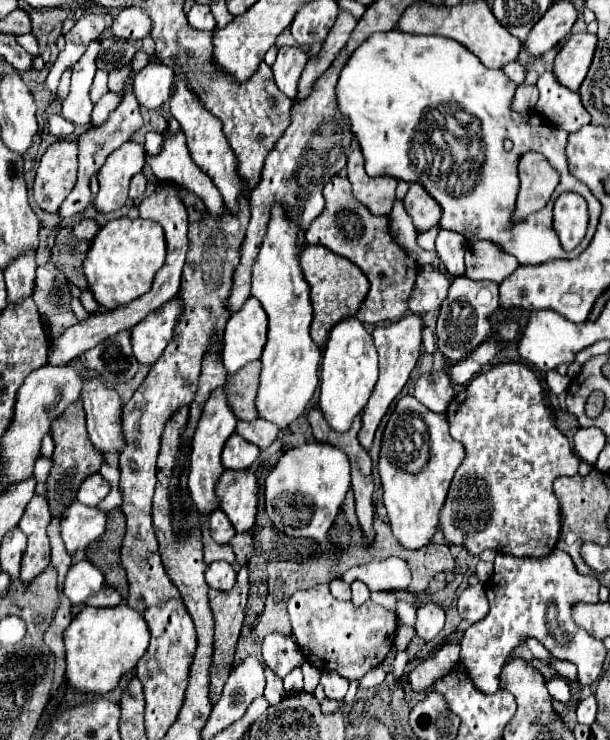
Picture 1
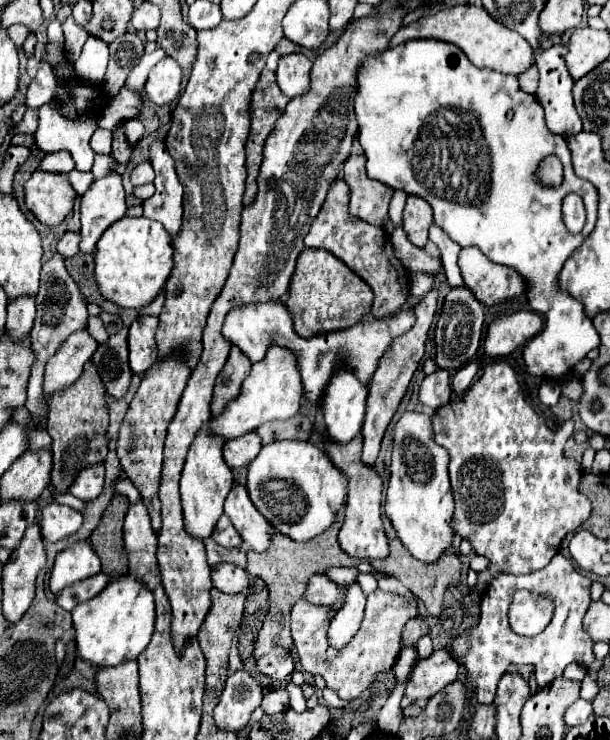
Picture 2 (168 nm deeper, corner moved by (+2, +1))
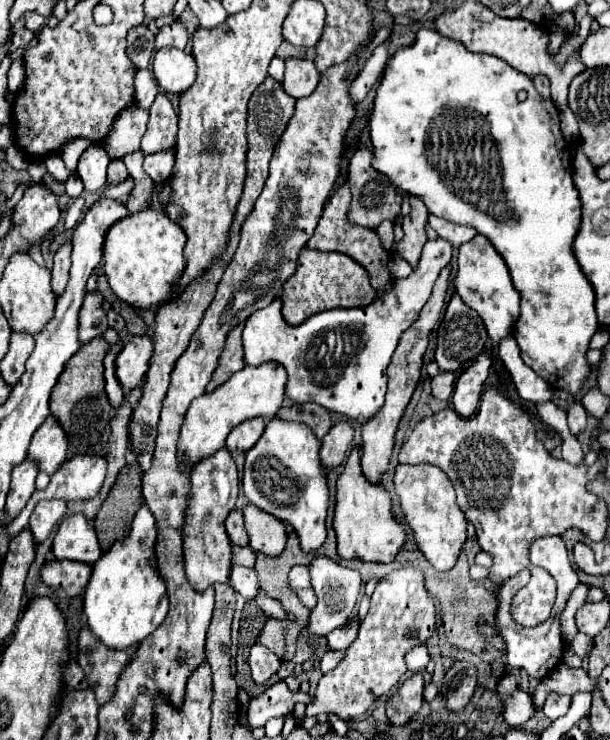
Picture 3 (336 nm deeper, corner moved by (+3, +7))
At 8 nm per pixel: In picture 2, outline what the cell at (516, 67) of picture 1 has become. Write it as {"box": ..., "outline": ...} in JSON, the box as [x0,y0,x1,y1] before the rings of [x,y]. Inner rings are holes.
{"box":[518,65,538,93],"outline":[[[532,65],[524,73],[520,73],[518,81],[520,81],[520,89],[522,91],[536,93],[536,85],[538,85],[538,69],[536,69],[536,65]]]}

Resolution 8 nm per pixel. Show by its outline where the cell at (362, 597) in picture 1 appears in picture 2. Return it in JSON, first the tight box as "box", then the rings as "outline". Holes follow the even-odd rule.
{"box":[330,583,366,647],"outline":[[[360,583],[350,585],[346,601],[344,601],[342,609],[338,609],[338,613],[330,625],[330,643],[344,647],[354,637],[354,633],[360,627],[360,621],[364,617],[364,603],[366,603],[366,595],[362,593]]]}

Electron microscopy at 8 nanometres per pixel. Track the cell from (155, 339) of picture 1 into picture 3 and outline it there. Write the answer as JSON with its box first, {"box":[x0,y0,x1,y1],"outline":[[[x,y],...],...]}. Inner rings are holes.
{"box":[115,337,153,391],"outline":[[[133,337],[115,359],[115,375],[125,391],[135,389],[143,383],[149,369],[149,359],[153,355],[153,341],[143,337]]]}

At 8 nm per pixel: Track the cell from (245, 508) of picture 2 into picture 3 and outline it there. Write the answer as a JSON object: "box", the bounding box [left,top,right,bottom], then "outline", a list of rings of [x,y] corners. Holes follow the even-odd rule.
{"box":[243,505,287,557],"outline":[[[255,505],[243,507],[243,513],[249,533],[249,547],[255,553],[265,553],[271,557],[281,555],[287,543],[287,525]]]}

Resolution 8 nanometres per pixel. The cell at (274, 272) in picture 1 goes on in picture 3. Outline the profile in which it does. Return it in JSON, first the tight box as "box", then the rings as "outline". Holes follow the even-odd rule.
{"box":[179,363,287,471],"outline":[[[265,363],[259,367],[243,367],[235,375],[231,375],[221,387],[217,387],[213,393],[197,397],[187,409],[179,433],[181,467],[191,471],[195,463],[223,449],[225,439],[235,425],[253,417],[271,419],[281,409],[281,403],[285,399],[285,381],[287,381],[287,373],[283,371],[283,367],[279,367],[279,363]]]}

